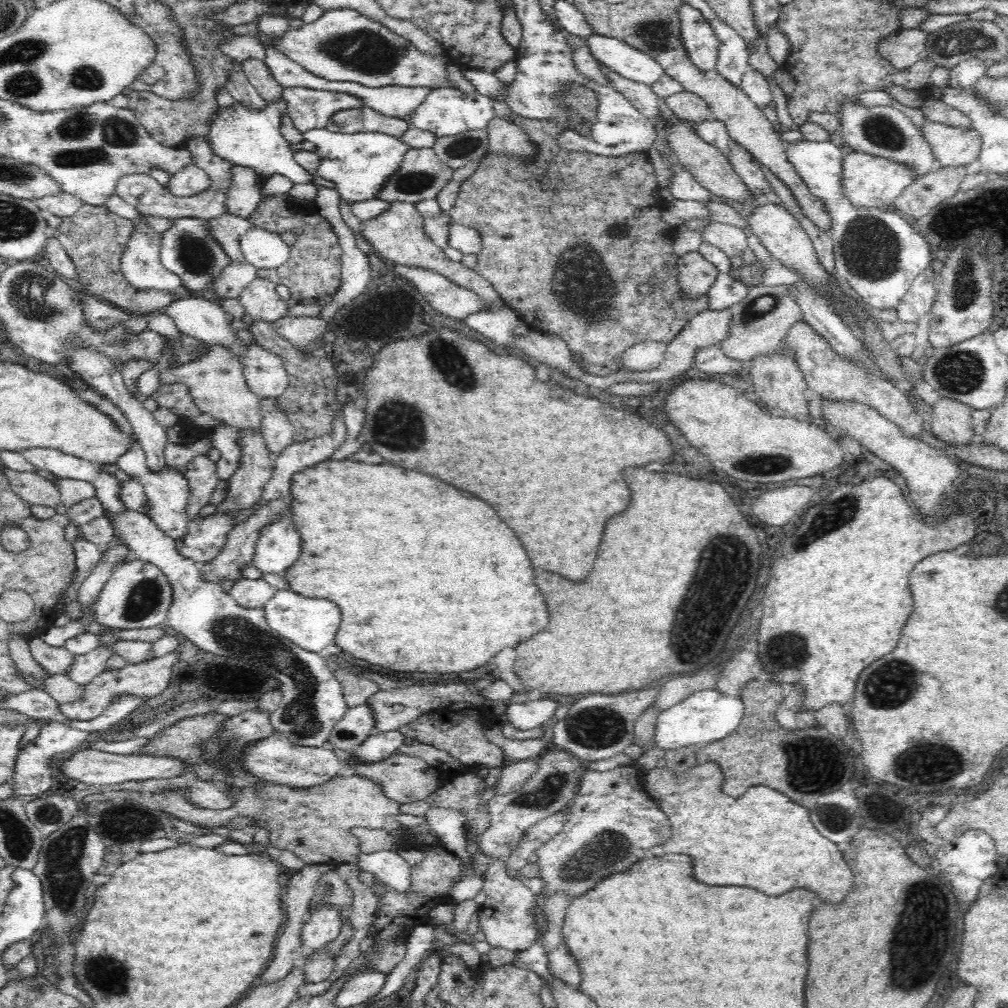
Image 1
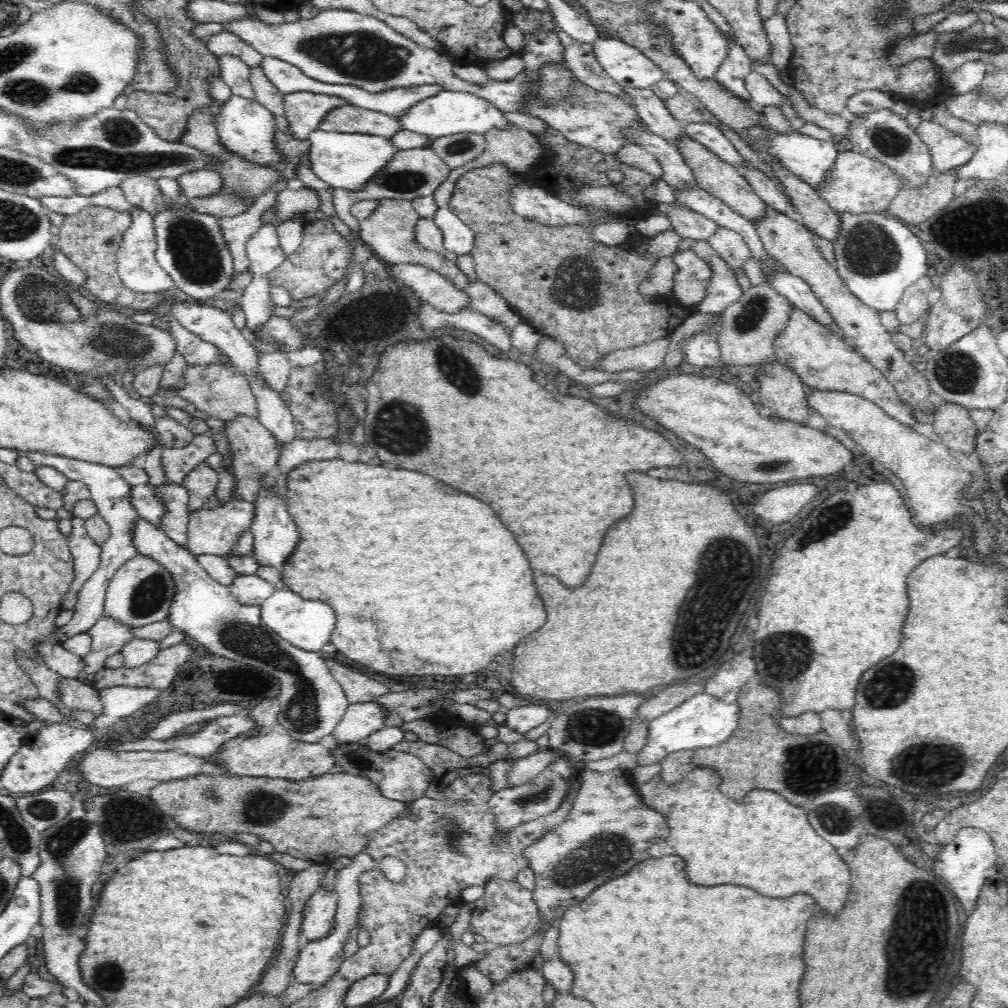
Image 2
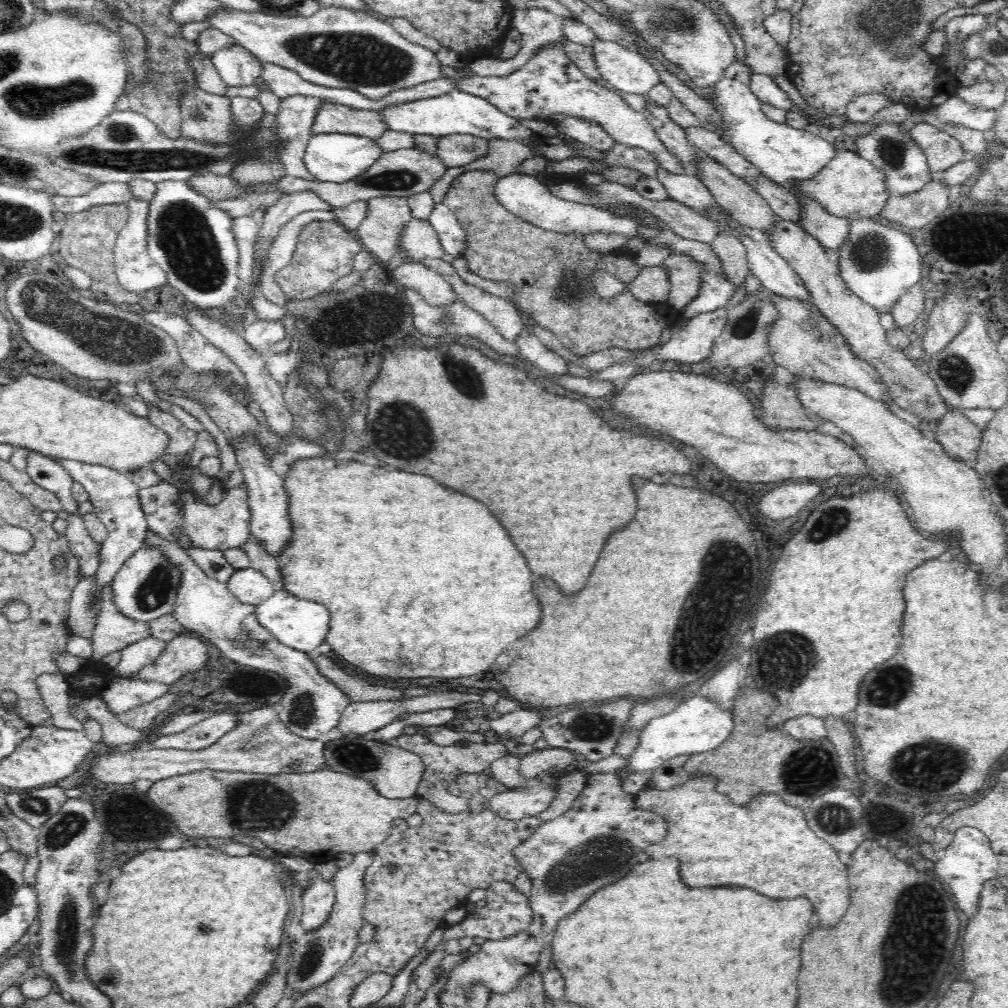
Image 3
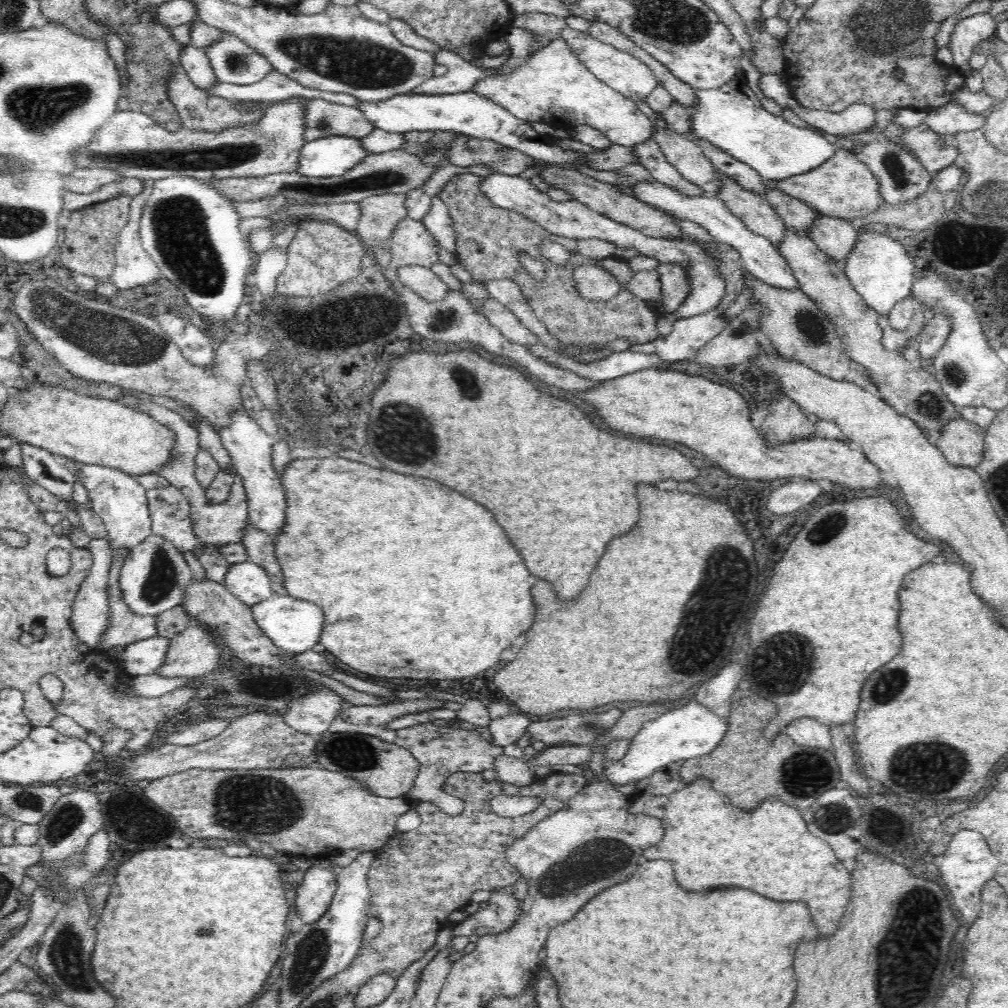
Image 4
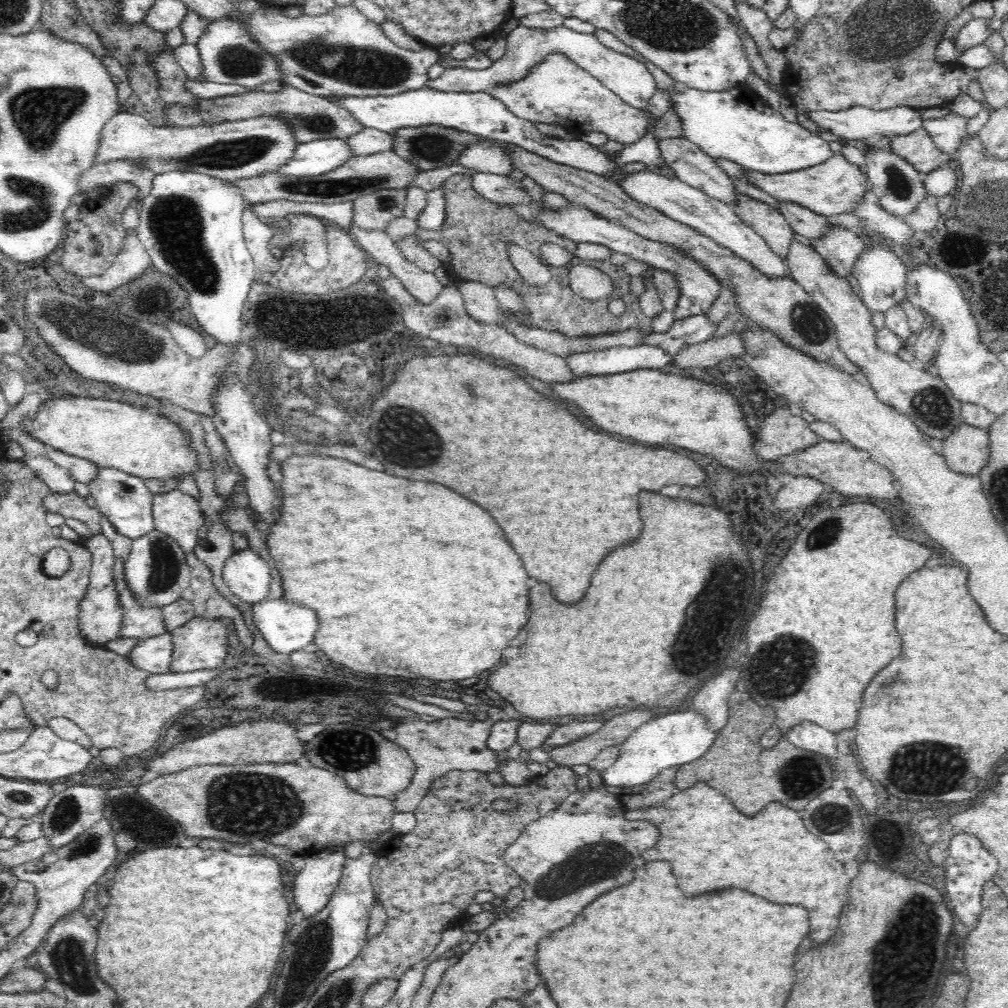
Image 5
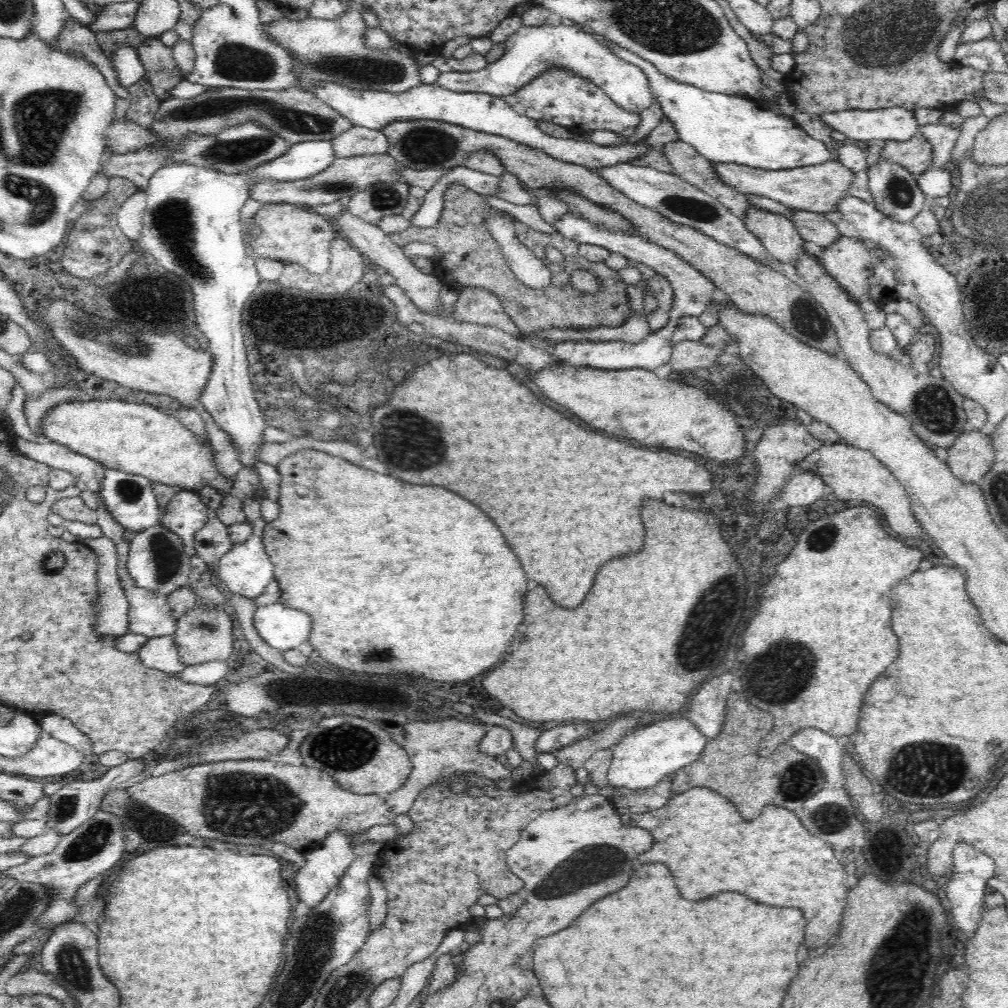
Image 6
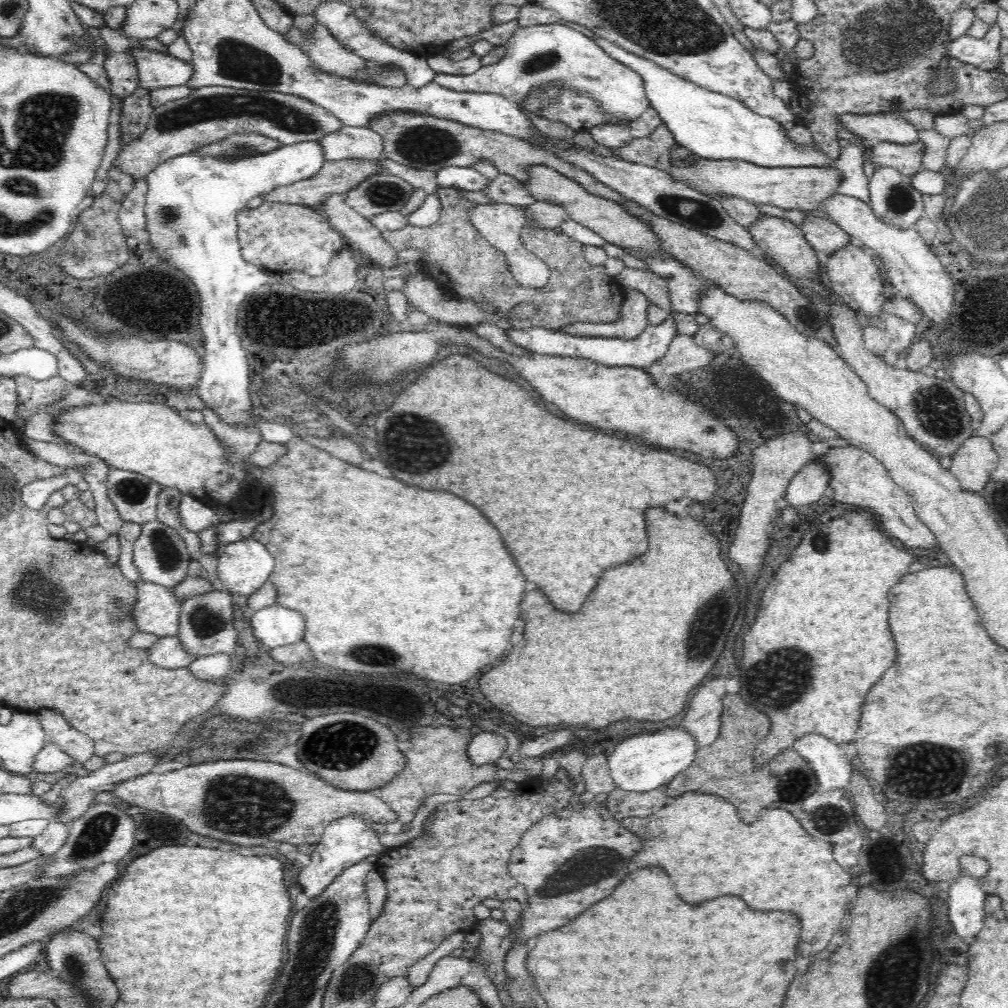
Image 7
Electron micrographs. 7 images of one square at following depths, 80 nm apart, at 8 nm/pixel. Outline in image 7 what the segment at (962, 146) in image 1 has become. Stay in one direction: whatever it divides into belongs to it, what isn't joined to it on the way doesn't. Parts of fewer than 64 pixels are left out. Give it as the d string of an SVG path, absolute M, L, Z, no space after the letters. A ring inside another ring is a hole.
M921 140L912 144L894 144L893 142L876 141L872 143L869 159L875 170L891 166L898 172L914 176L921 170L924 156L924 143Z

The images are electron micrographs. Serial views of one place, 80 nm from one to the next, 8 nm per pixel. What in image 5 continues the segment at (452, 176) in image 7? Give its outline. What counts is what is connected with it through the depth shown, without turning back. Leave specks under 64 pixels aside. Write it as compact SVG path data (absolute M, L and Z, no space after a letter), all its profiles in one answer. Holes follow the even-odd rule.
M476 172L471 174L471 183L476 192L497 205L519 204L520 206L532 200L532 196L526 193L527 190L522 187L520 180L514 180L509 175Z

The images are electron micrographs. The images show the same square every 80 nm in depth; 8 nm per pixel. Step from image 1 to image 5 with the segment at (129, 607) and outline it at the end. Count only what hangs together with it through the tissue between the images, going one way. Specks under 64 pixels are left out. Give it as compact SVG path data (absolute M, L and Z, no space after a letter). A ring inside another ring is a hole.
M154 529L147 535L133 540L131 551L124 568L128 588L143 606L164 608L182 596L188 588L191 570L184 549L172 537Z

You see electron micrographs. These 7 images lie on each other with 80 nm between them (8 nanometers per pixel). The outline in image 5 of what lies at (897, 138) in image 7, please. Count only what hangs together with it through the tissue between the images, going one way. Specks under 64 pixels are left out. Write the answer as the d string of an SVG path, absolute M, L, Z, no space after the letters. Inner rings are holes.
M852 106L851 109L839 110L838 112L830 112L829 110L818 110L818 112L808 112L808 117L824 129L832 134L837 134L841 138L851 138L852 140L867 140L870 136L904 136L923 128L924 120L920 117L918 109L907 106L895 106L882 110L872 110L865 106Z

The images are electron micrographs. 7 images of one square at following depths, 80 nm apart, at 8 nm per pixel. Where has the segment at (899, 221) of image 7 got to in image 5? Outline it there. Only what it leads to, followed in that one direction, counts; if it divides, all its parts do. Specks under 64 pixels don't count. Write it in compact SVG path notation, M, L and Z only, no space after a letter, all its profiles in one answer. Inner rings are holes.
M871 149L865 152L867 180L871 184L871 195L874 202L895 217L908 216L918 208L918 204L926 198L924 174L913 168L907 160L894 154L891 150Z

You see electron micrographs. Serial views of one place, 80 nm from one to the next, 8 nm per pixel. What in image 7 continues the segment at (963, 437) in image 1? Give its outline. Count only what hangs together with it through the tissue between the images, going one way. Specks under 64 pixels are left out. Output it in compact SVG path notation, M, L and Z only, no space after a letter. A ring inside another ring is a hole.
M970 436L951 457L951 473L959 480L962 490L984 494L984 488L998 464L998 454L990 437Z

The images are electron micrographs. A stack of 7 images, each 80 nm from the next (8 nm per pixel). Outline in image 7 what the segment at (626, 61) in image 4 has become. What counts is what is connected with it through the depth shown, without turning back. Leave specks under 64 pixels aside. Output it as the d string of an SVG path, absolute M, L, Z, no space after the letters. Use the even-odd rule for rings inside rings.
M559 23L542 24L519 27L506 42L506 56L490 66L480 67L474 74L444 74L436 73L434 82L440 86L450 88L458 92L491 92L505 96L510 102L524 104L526 98L536 90L544 86L561 86L561 88L571 88L589 94L591 98L599 101L599 109L608 119L618 119L618 121L637 120L650 103L643 85L643 80L631 68L620 64L611 56L604 52L599 46L583 33L576 31L566 25Z

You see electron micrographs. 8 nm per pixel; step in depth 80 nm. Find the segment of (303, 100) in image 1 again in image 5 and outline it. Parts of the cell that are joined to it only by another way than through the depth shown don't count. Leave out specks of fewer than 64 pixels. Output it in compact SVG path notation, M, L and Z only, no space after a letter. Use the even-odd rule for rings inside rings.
M122 111L104 126L94 164L126 159L152 169L156 175L177 170L192 171L232 183L277 172L279 166L292 158L299 142L296 142L288 123L282 121L279 114L274 115L223 123L216 127L174 128L156 127L139 114Z

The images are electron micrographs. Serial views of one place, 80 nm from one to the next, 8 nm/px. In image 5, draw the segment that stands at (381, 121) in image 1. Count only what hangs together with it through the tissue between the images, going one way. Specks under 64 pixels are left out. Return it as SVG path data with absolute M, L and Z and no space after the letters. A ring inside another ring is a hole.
M286 85L275 93L266 91L244 91L243 93L217 96L211 99L200 99L197 103L186 107L180 103L167 103L164 114L168 119L168 127L216 127L217 125L249 120L256 117L274 117L279 114L282 121L288 123L296 142L307 143L312 140L326 140L330 138L346 139L364 127L352 113L343 106L330 102L325 97L316 96L292 85Z

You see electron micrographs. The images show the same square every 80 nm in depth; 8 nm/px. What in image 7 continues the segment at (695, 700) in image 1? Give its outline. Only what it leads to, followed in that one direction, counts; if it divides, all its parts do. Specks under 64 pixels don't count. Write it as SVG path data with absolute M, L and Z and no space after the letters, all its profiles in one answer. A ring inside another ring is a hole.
M681 725L653 733L640 733L621 741L608 753L609 773L616 787L628 792L648 792L674 780L694 760L698 750L694 737Z

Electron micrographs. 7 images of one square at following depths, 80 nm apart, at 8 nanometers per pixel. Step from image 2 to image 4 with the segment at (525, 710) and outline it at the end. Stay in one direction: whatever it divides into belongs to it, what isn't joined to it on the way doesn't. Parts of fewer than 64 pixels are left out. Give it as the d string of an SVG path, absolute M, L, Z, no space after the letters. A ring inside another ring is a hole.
M509 713L506 716L492 719L489 730L492 733L492 742L496 746L508 746L515 744L518 738L525 734L526 728L532 722L530 714Z

